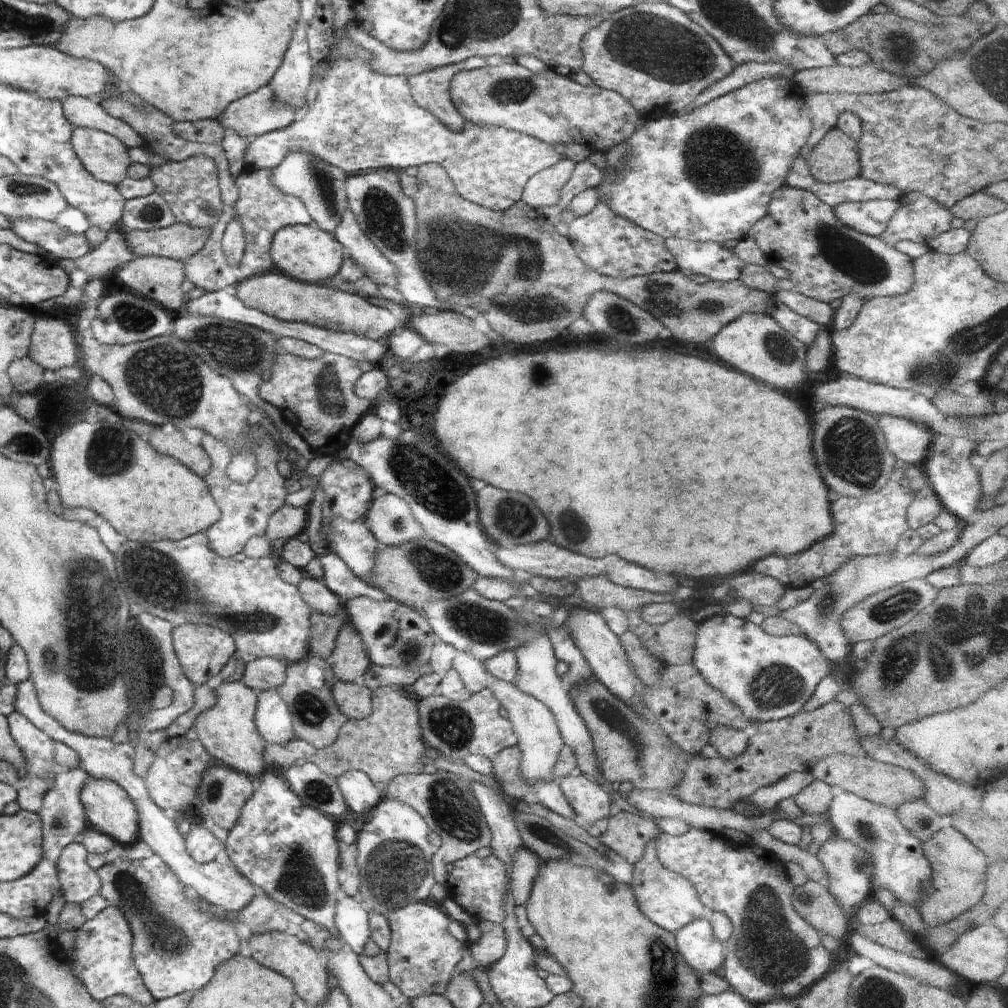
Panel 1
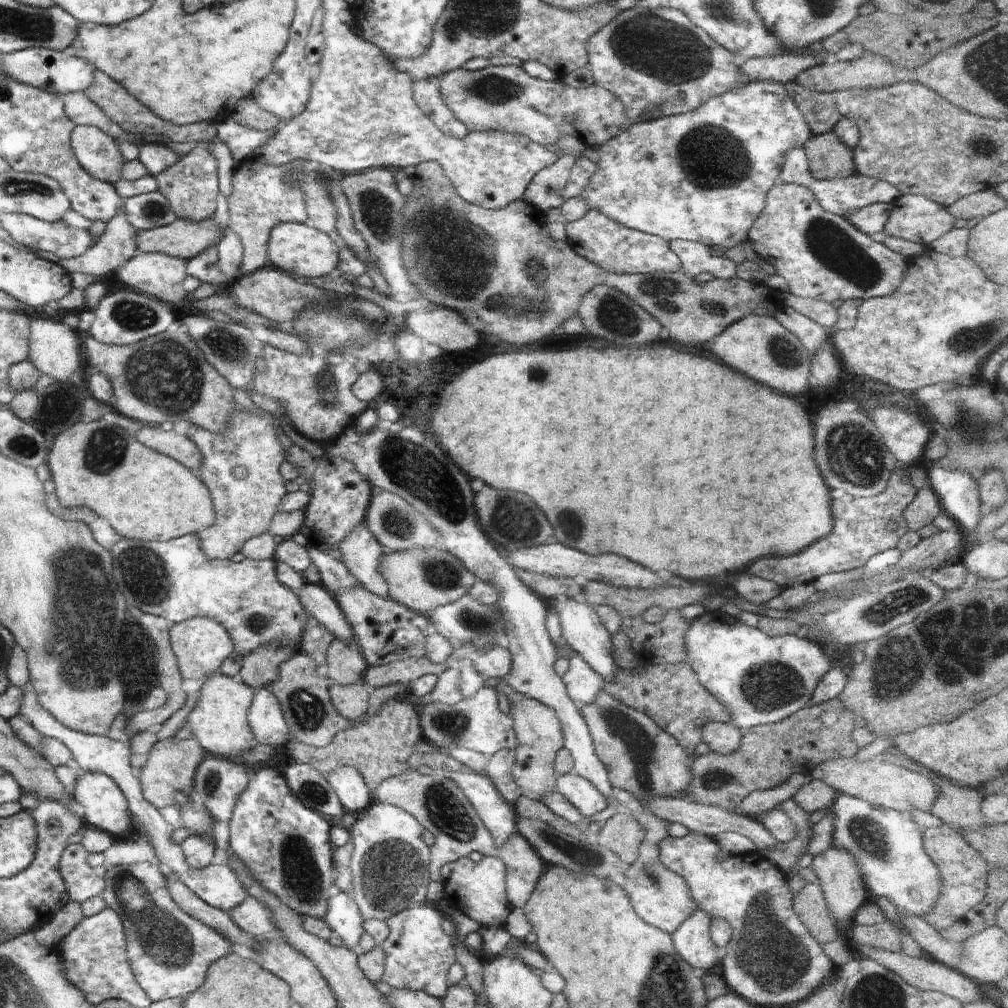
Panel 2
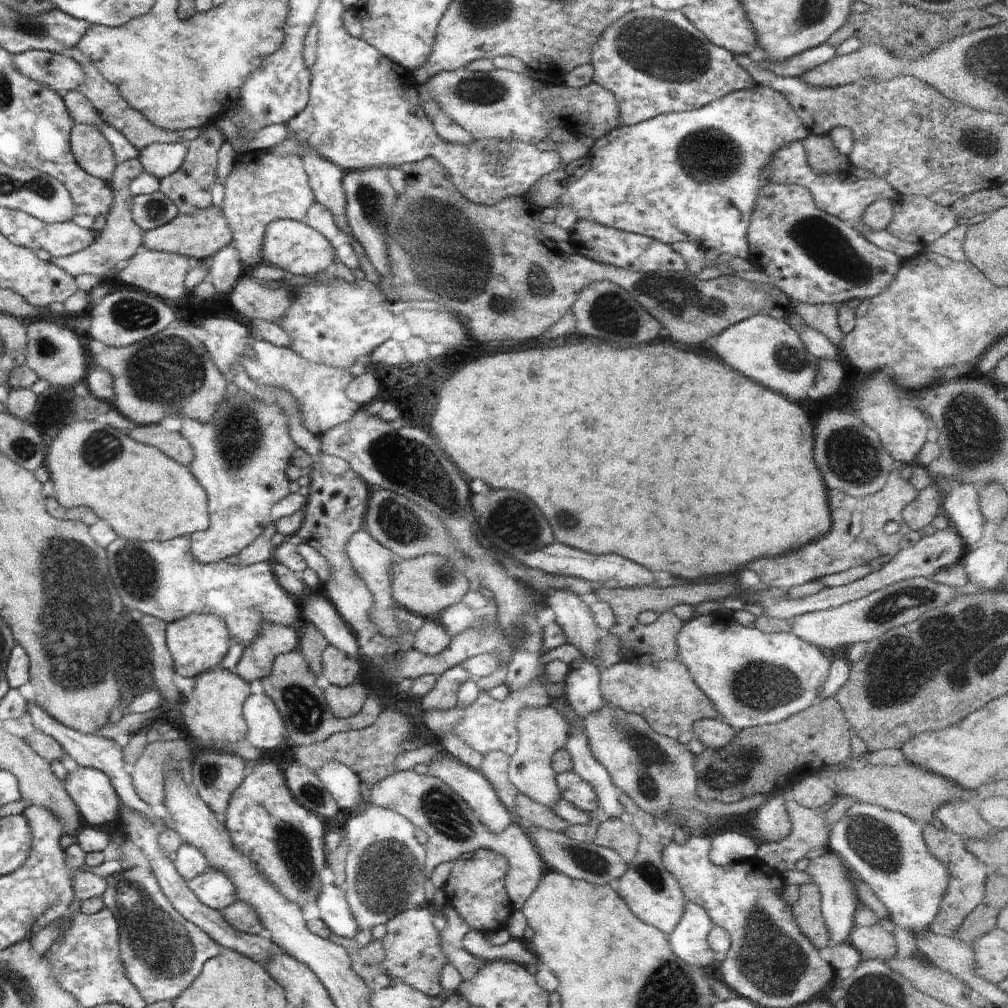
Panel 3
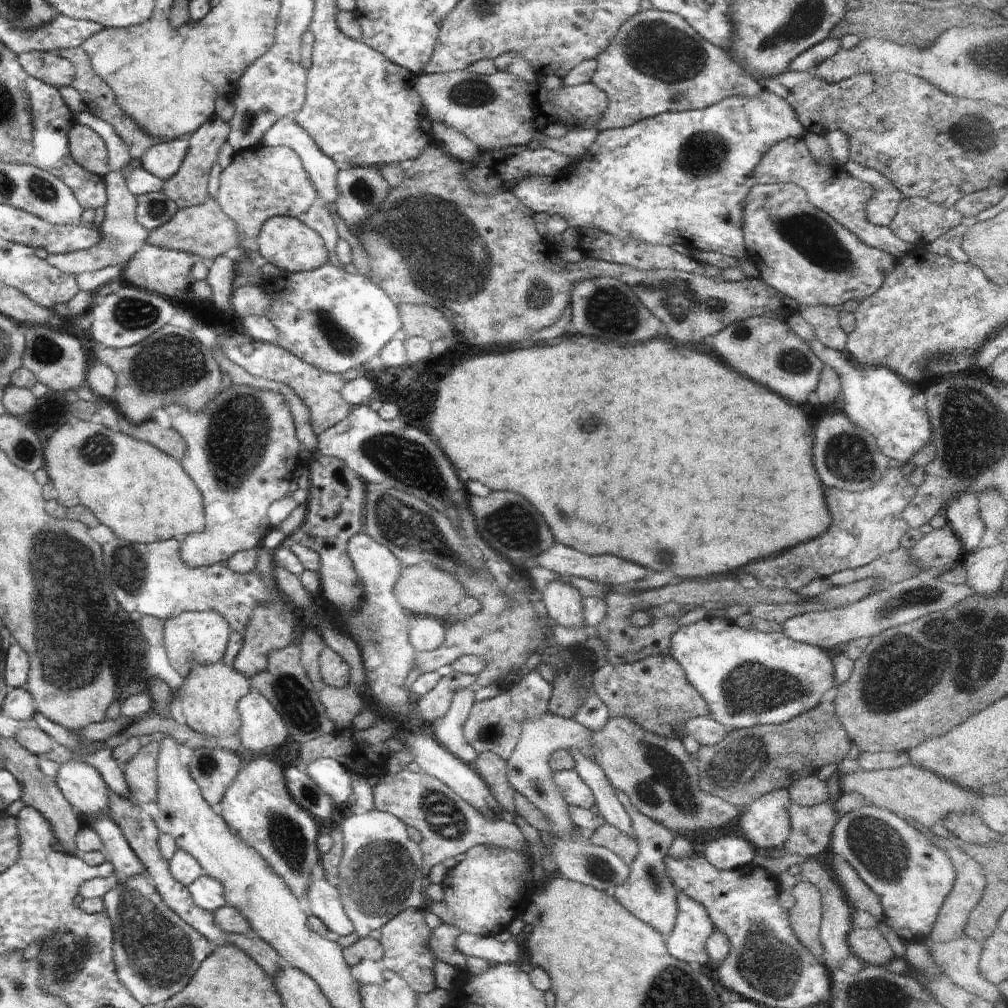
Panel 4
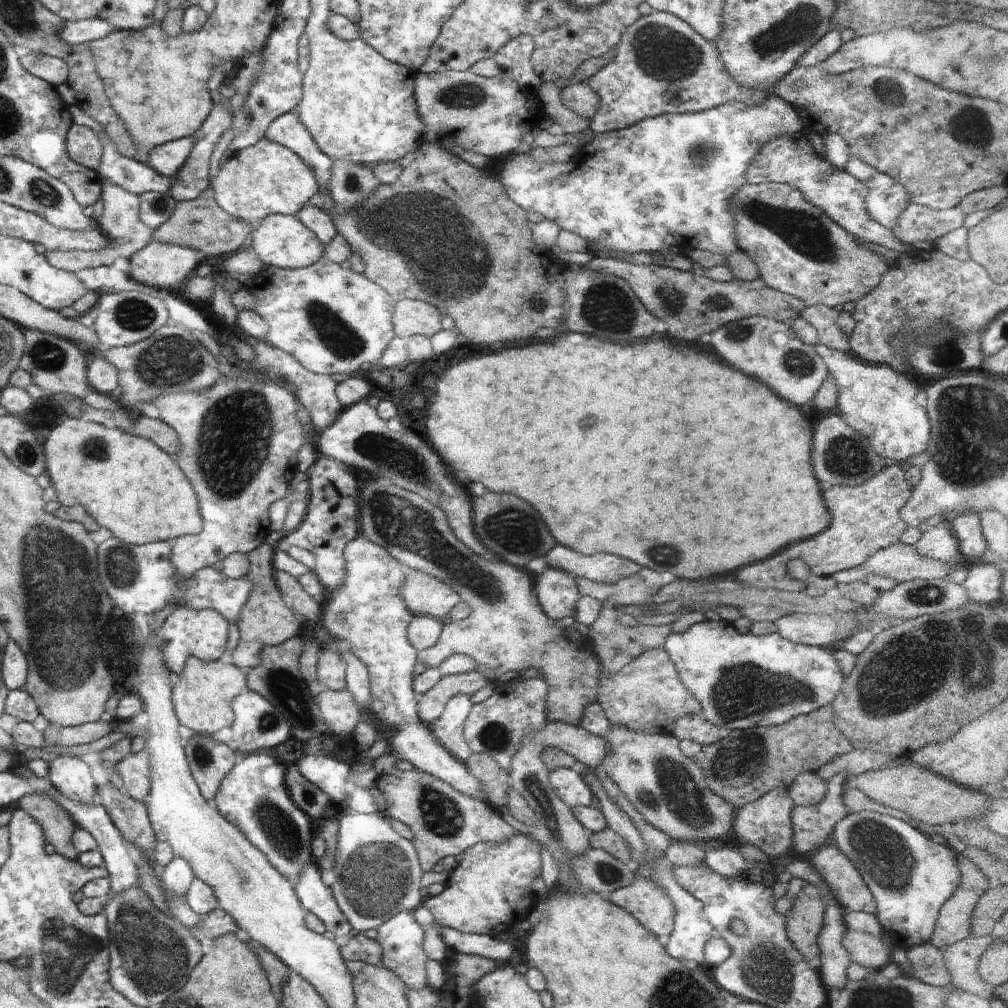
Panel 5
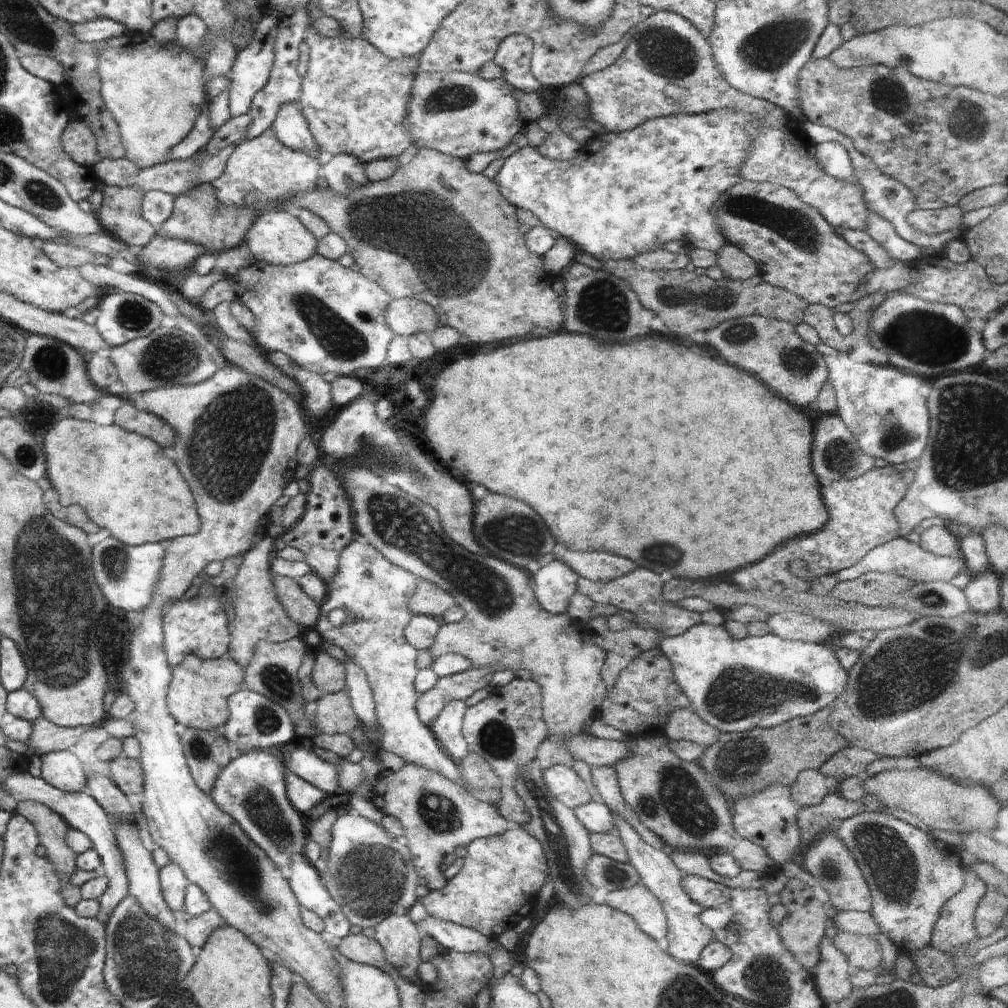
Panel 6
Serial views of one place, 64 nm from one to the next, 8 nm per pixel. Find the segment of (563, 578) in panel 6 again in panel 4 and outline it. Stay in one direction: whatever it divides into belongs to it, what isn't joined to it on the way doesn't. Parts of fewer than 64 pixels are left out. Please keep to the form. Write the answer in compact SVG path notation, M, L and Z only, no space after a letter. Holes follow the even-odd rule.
M556 578L546 584L546 588L542 590L538 598L544 602L548 616L556 625L586 627L584 608L582 608L583 596L574 586Z

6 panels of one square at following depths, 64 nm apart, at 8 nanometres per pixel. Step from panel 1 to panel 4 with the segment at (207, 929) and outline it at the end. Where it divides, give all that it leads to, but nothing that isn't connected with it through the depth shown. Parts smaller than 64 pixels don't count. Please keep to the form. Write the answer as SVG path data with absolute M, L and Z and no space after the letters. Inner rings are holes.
M140 872L136 876L128 876L124 882L113 881L113 886L103 896L105 912L110 914L110 922L114 922L114 934L118 934L118 942L114 942L114 962L118 962L118 982L130 990L142 1004L161 1005L170 1000L174 994L178 994L196 971L198 966L206 960L212 949L208 946L208 940L202 934L198 934L194 928L186 924L178 914L174 914L166 904L160 893L154 888L146 872Z

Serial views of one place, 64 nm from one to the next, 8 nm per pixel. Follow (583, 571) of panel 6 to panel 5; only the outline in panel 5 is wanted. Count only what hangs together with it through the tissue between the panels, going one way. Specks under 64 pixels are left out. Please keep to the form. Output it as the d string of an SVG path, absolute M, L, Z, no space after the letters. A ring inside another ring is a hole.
M564 546L552 548L544 558L548 568L558 568L573 577L584 577L604 584L616 584L618 580L630 578L640 570L636 562L630 562L612 554L584 556Z

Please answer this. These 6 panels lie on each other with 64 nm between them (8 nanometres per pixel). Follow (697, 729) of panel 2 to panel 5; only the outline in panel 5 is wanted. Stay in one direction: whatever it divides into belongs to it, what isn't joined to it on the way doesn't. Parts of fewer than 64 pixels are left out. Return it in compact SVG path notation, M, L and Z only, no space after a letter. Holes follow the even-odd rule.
M645 650L613 675L600 672L600 690L597 702L602 706L611 725L619 723L630 730L646 734L672 735L672 727L682 716L698 715L702 712L700 702L680 682L678 670L666 651Z

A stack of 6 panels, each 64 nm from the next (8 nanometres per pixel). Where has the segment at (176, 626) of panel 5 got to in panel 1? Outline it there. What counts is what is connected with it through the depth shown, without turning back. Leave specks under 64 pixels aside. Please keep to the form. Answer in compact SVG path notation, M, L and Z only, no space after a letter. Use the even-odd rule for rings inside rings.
M182 624L173 627L172 640L184 676L195 685L204 684L212 677L218 677L222 667L226 666L236 650L234 639L228 632L205 624Z

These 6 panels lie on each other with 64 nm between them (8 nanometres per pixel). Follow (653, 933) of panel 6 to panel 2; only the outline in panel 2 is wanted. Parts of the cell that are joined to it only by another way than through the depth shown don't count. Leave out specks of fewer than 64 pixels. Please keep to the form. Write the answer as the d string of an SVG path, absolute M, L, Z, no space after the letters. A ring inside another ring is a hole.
M614 789L614 799L623 804L630 810L632 816L640 822L640 826L646 830L646 836L640 843L638 858L633 861L626 872L626 881L622 885L624 892L630 898L630 904L634 912L648 924L658 927L671 935L685 920L688 920L694 912L700 911L700 908L694 904L692 894L688 890L688 884L681 876L675 872L669 871L658 858L659 844L664 840L668 833L668 824L666 820L654 816L650 810L641 806L641 802L636 800L628 790Z

